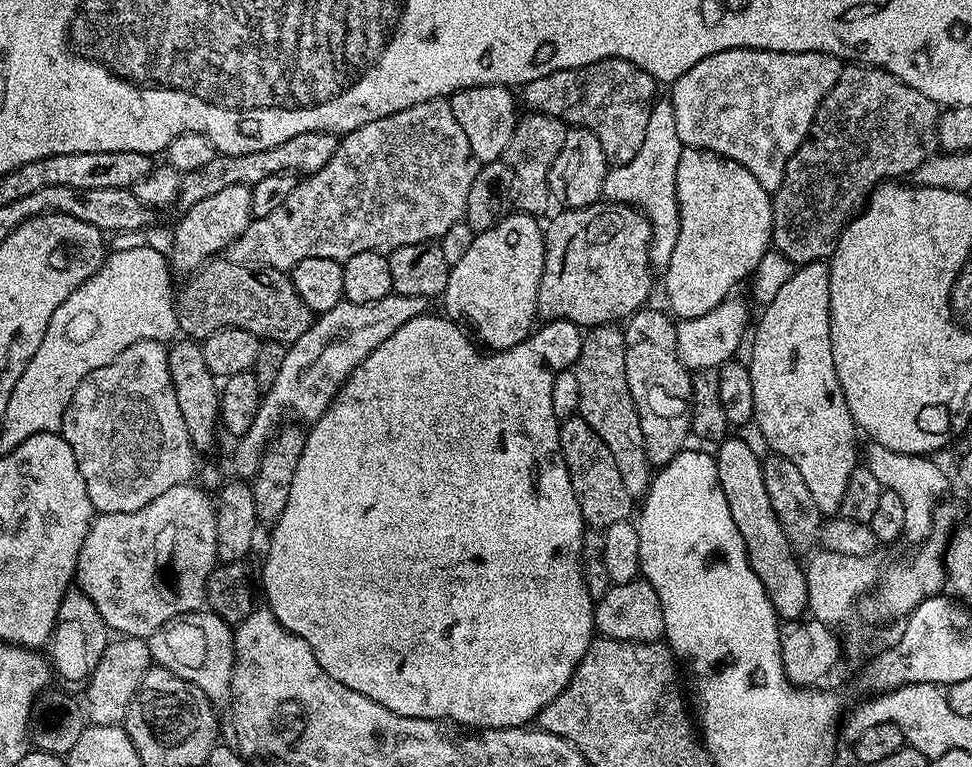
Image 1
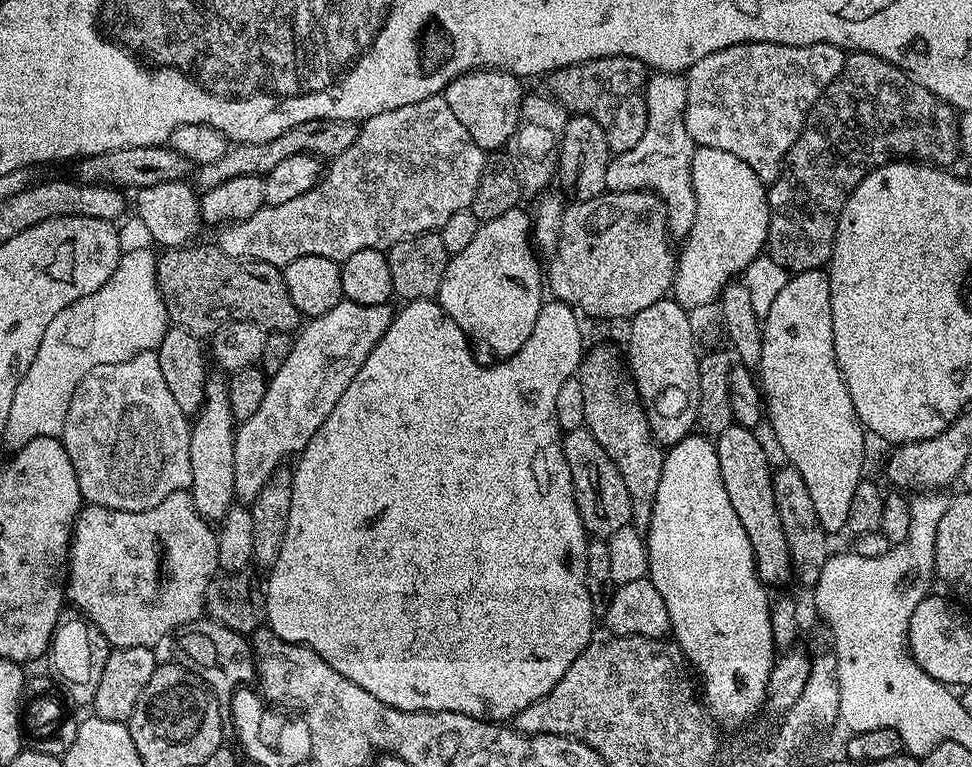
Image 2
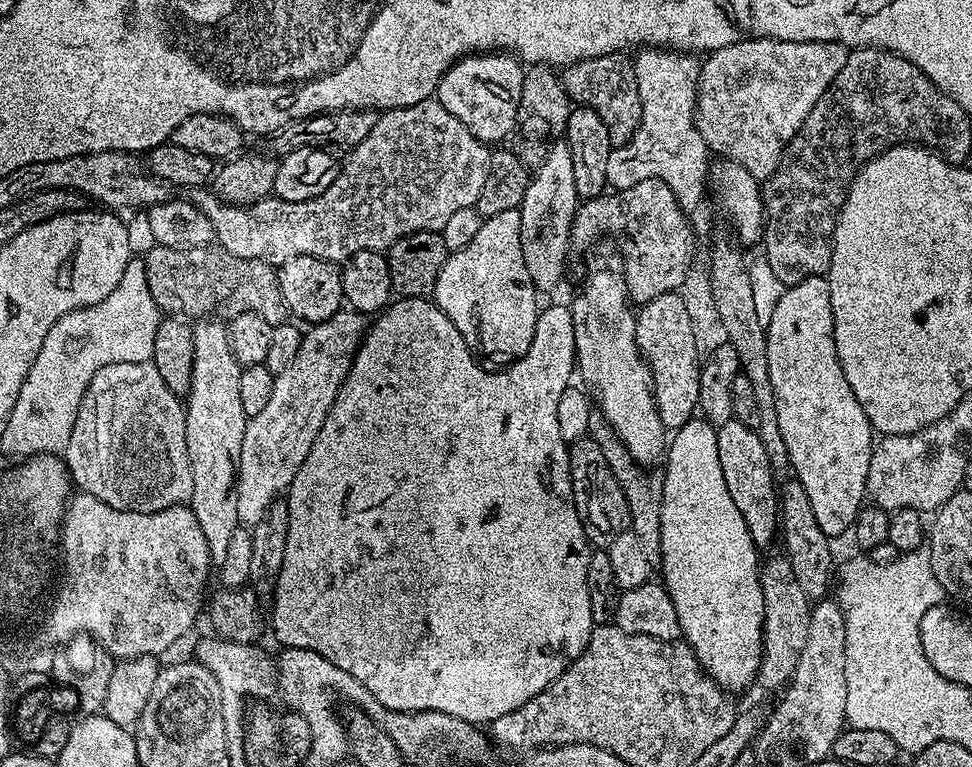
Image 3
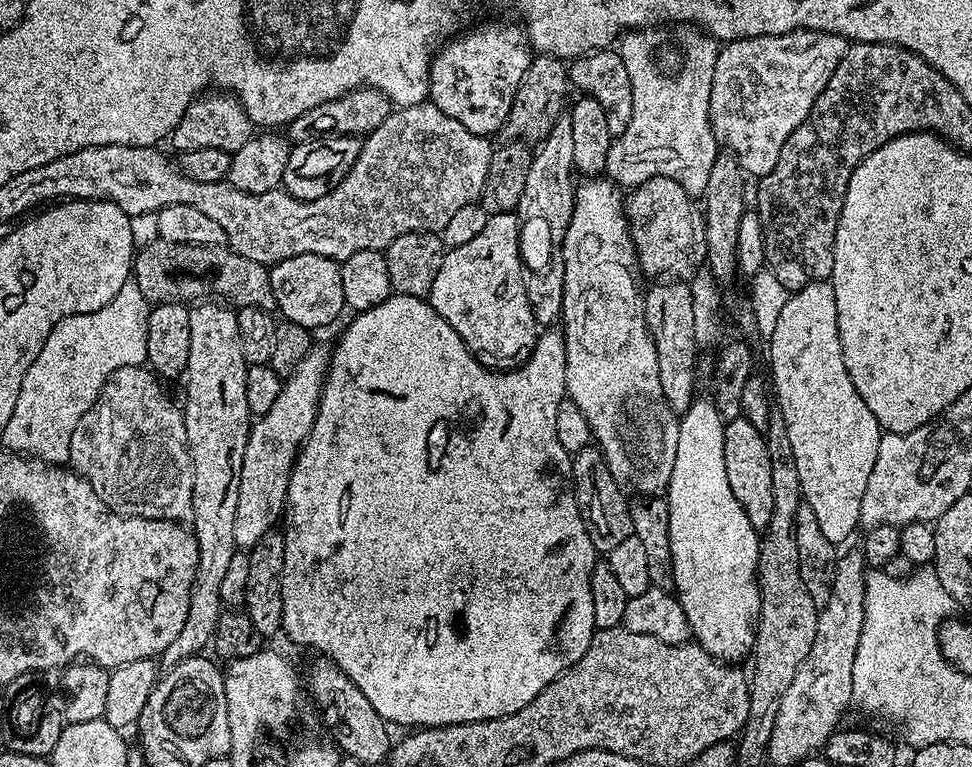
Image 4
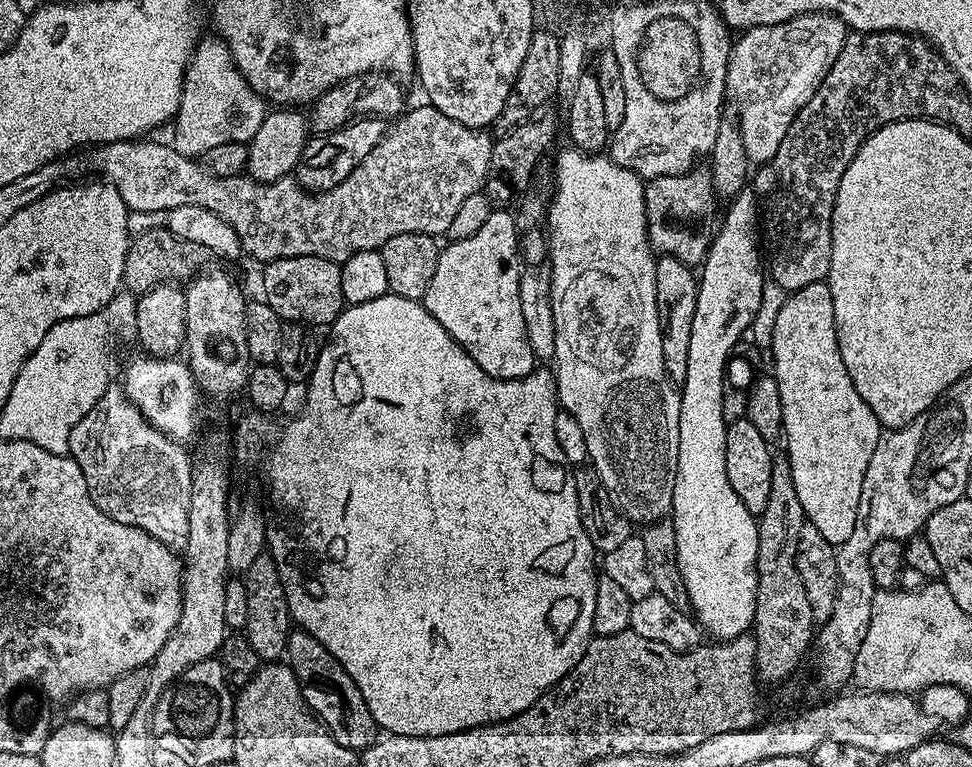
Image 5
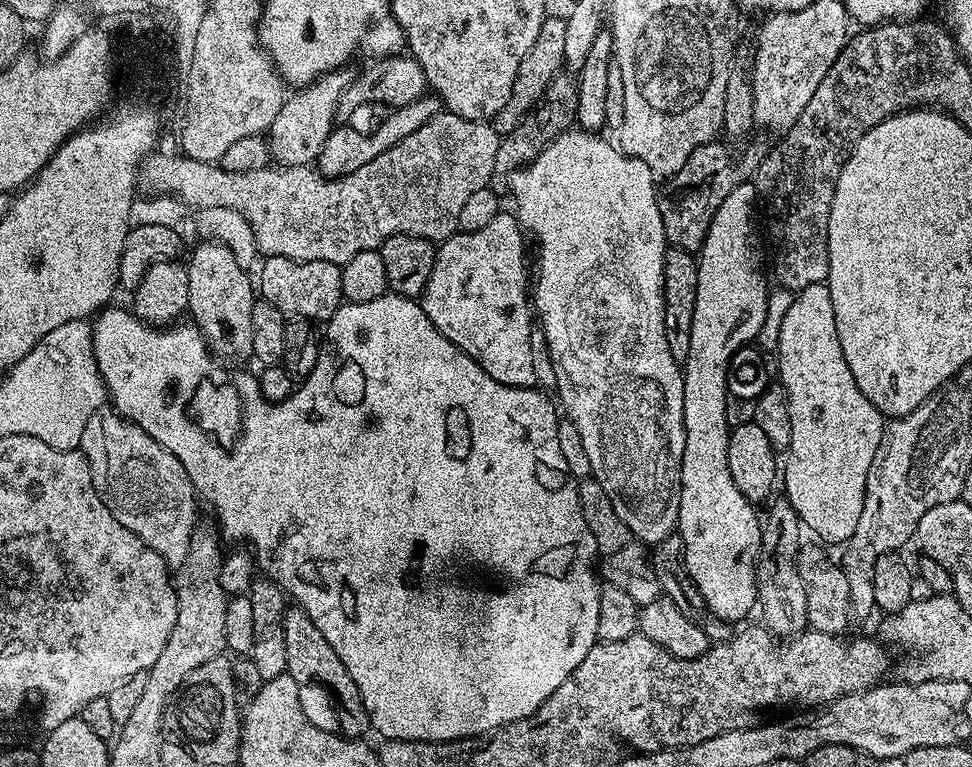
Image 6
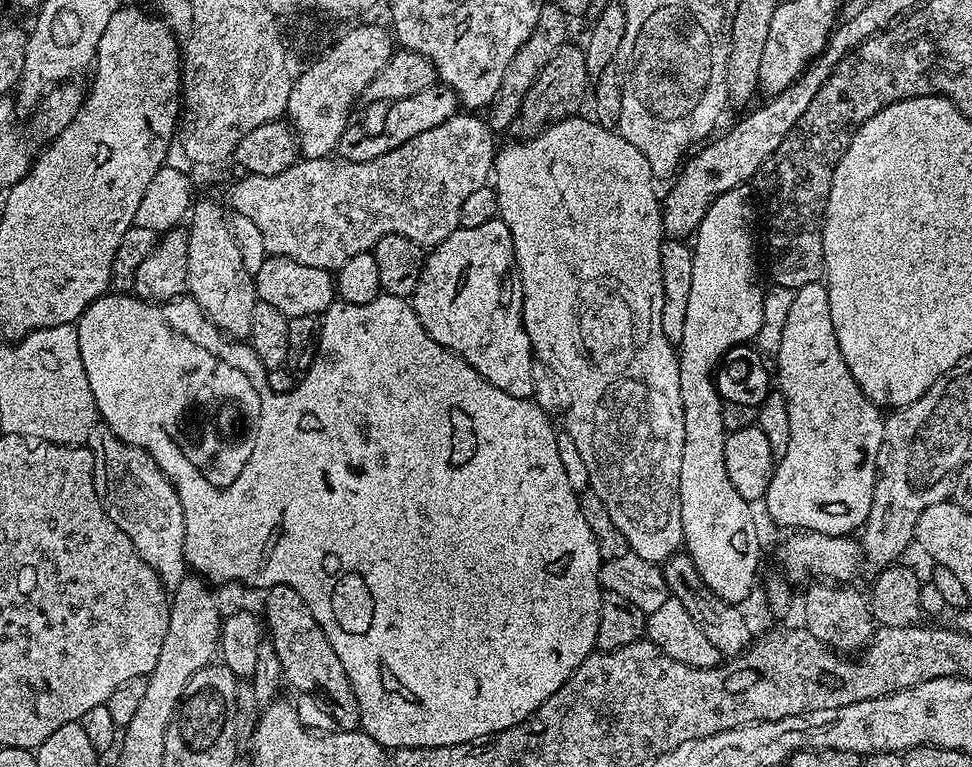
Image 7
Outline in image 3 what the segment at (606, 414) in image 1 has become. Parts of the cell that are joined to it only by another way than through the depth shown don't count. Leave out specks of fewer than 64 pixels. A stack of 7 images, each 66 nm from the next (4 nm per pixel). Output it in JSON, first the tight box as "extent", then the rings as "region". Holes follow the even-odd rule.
{"extent":[588,414,664,570],"region":[[[599,414],[590,418],[588,436],[602,446],[602,454],[606,454],[606,462],[610,462],[610,470],[614,470],[614,478],[618,478],[618,486],[622,486],[622,494],[626,494],[628,507],[628,522],[630,530],[638,534],[638,542],[644,551],[646,562],[656,570],[660,566],[662,554],[662,490],[664,489],[664,474],[660,470],[645,470],[637,464],[636,459],[626,450],[626,446],[616,437],[616,431],[608,421]]]}

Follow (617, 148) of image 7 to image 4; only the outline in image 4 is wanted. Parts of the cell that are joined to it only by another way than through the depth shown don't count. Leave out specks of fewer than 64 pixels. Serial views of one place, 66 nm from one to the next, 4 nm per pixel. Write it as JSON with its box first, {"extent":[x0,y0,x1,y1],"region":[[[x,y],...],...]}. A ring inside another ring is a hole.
{"extent":[561,178,680,494],"region":[[[588,178],[583,183],[575,189],[573,216],[561,246],[565,262],[561,310],[566,350],[566,396],[578,410],[582,410],[582,414],[586,414],[595,447],[606,458],[606,466],[621,488],[629,493],[660,494],[667,489],[674,470],[680,422],[678,413],[666,402],[658,378],[658,354],[646,326],[644,292],[634,271],[637,267],[636,247],[632,244],[632,233],[628,231],[626,200],[621,189],[607,178]]]}

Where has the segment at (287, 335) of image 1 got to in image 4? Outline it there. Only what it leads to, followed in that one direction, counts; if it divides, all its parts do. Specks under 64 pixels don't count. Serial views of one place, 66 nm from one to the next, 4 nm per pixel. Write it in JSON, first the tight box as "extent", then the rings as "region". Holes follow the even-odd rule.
{"extent":[131,238,273,310],"region":[[[152,238],[152,241],[141,252],[139,249],[135,253],[132,261],[131,279],[138,286],[138,290],[142,290],[142,294],[153,305],[200,302],[205,298],[212,297],[219,298],[237,309],[254,307],[268,310],[273,307],[268,268],[258,262],[250,262],[250,258],[242,258],[242,254],[232,251],[227,246],[215,248],[190,246],[189,244],[166,242],[159,238]]]}

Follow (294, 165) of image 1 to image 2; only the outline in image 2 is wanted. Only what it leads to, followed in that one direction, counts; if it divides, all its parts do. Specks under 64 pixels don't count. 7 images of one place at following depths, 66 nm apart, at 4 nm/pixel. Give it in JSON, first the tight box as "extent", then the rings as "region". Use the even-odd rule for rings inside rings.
{"extent":[194,120,358,193],"region":[[[355,120],[302,122],[286,130],[286,134],[278,134],[278,138],[270,138],[270,142],[232,144],[222,158],[217,158],[214,162],[206,162],[195,169],[194,184],[201,193],[205,193],[214,190],[214,186],[222,186],[222,182],[228,182],[230,178],[265,177],[270,170],[274,170],[274,166],[280,165],[286,158],[294,158],[296,154],[319,156],[331,162],[338,154],[342,154],[342,150],[350,150],[350,146],[354,146],[357,135],[358,124]]]}

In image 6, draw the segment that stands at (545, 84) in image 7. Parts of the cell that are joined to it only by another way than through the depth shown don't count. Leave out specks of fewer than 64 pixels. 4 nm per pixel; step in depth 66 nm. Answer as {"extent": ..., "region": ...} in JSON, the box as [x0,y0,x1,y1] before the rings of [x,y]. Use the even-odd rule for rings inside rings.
{"extent":[494,74,578,181],"region":[[[558,74],[546,86],[539,101],[533,108],[525,111],[522,122],[510,134],[506,134],[498,146],[498,154],[494,158],[494,177],[497,181],[507,181],[513,172],[531,164],[534,158],[551,142],[560,135],[562,130],[568,130],[576,124],[576,111],[578,110],[578,90],[575,79],[568,74]]]}

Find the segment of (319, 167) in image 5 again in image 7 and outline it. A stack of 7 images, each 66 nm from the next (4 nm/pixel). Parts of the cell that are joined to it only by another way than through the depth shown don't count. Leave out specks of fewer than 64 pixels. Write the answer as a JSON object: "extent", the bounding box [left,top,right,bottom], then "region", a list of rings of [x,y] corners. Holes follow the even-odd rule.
{"extent":[336,82,461,162],"region":[[[439,82],[426,86],[426,90],[414,94],[410,98],[393,100],[387,105],[384,112],[384,121],[377,132],[363,132],[356,126],[349,126],[342,134],[342,138],[336,143],[336,152],[343,159],[350,162],[370,162],[398,146],[402,142],[410,142],[410,138],[418,138],[418,134],[426,134],[426,130],[434,130],[434,126],[442,126],[450,117],[457,115],[461,107],[460,99],[450,90],[450,86]]]}

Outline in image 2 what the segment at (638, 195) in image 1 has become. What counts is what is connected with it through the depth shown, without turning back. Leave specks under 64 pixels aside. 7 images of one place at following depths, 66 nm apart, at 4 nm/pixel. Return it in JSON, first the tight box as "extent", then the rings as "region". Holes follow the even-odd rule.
{"extent":[606,72,696,237],"region":[[[656,72],[646,86],[646,130],[634,147],[617,152],[606,166],[606,189],[609,192],[655,192],[664,201],[668,231],[673,237],[687,236],[694,224],[696,203],[690,166],[694,145],[684,125],[686,80],[683,75]]]}

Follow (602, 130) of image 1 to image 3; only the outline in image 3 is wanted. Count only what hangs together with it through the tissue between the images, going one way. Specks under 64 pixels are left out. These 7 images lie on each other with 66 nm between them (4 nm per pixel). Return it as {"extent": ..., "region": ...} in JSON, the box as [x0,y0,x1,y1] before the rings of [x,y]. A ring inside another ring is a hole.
{"extent":[562,52,642,146],"region":[[[624,52],[602,54],[582,62],[574,62],[563,69],[562,79],[569,101],[573,105],[589,108],[606,122],[613,146],[630,142],[642,122],[642,98],[638,94],[638,78],[634,74],[634,63],[627,60]]]}

